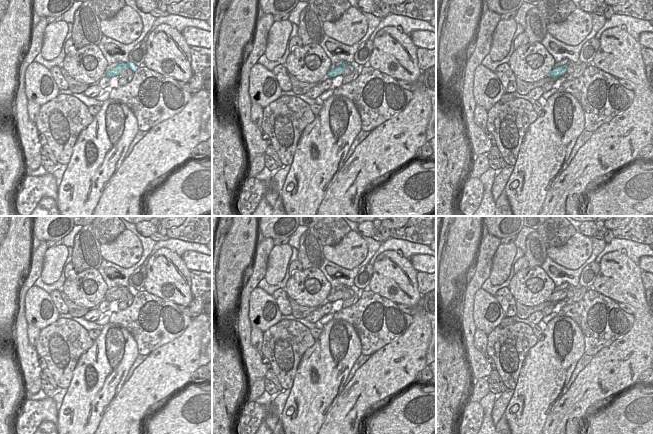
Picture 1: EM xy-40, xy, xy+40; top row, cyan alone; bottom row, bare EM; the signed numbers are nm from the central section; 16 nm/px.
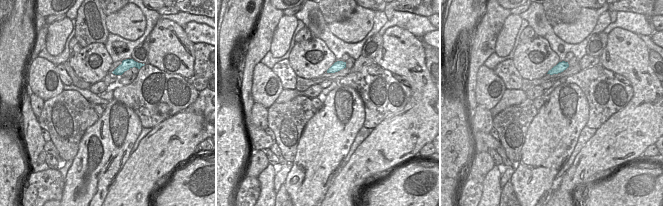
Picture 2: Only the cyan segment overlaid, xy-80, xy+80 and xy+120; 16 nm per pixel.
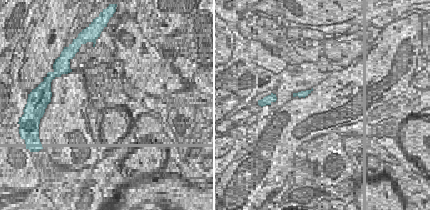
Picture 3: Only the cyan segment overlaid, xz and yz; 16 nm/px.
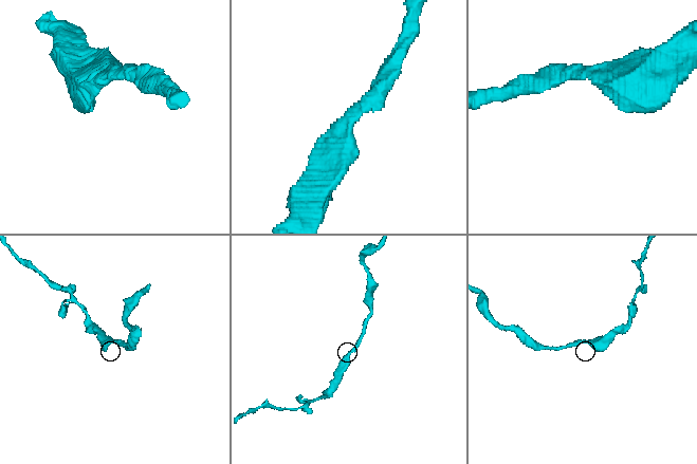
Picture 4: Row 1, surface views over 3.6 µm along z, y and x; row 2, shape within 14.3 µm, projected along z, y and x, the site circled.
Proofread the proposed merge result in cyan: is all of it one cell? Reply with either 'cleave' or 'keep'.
keep

